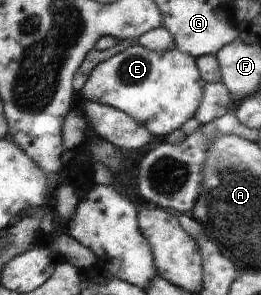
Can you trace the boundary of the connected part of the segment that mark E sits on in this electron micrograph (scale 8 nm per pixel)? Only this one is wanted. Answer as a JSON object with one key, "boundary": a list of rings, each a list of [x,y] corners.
{"boundary":[[[134,43],[96,65],[81,92],[86,101],[119,109],[156,136],[167,138],[188,120],[201,117],[206,85],[199,72],[198,59],[191,54],[178,49],[155,52]]]}

